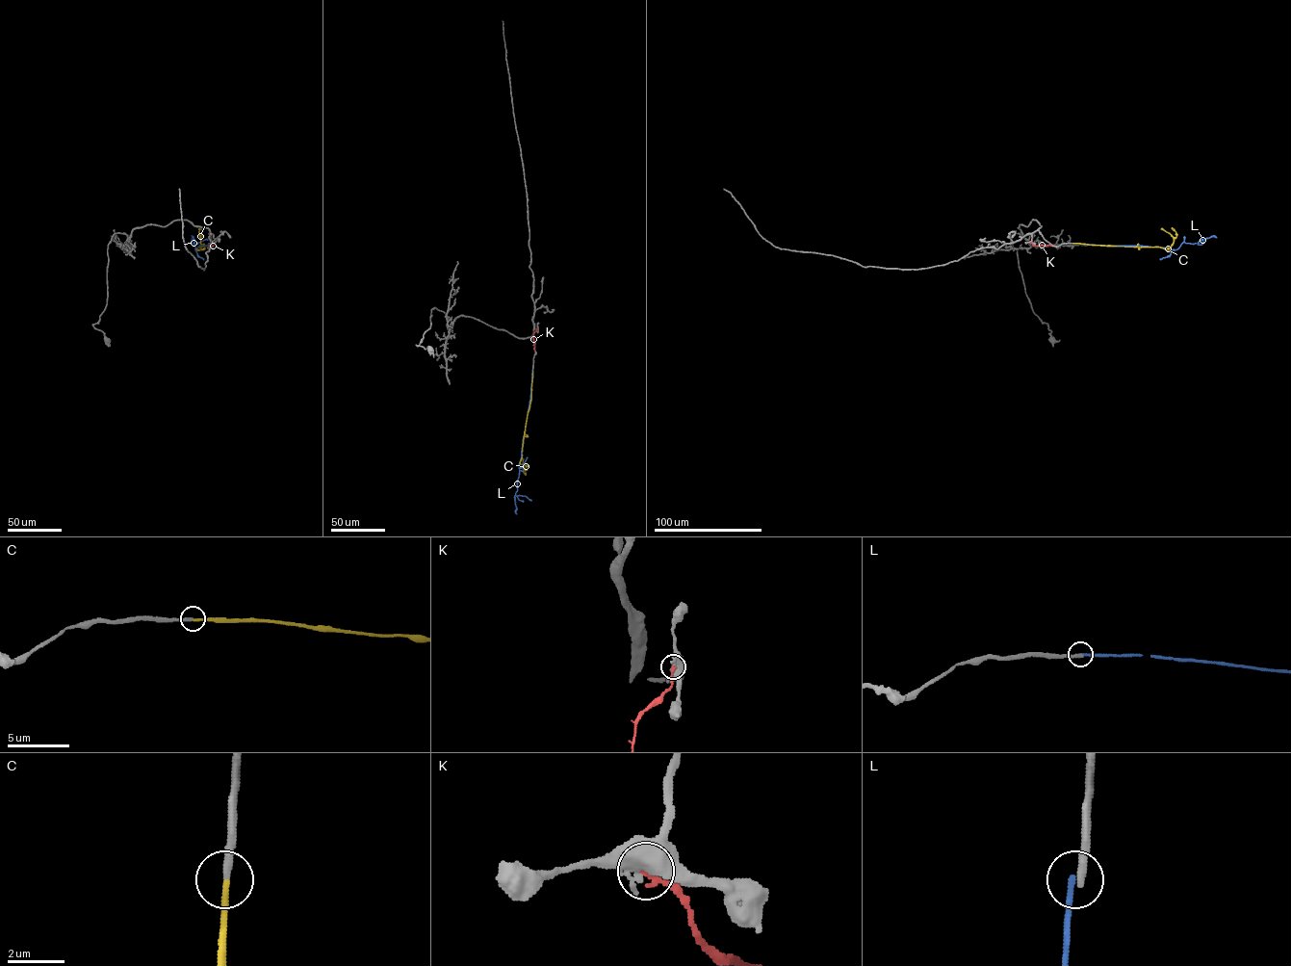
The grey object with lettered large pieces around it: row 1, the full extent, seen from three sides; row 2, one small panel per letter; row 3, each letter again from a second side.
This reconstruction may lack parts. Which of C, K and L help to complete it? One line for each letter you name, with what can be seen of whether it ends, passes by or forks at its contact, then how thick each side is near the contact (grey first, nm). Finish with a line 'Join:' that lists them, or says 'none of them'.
C: it ends; calibres 280 and 200 nm
Join: C

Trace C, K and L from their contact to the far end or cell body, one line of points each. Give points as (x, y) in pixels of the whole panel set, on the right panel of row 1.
C: (1072, 243), (1168, 249), (1174, 238), (1161, 228)
K: (1031, 242), (1035, 246), (1053, 245)
L: (1072, 243), (1142, 246), (1171, 250), (1176, 249), (1183, 242), (1197, 243), (1212, 236), (1216, 238)

